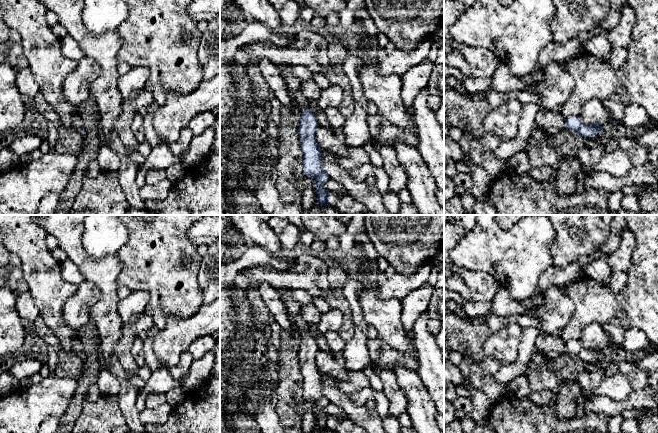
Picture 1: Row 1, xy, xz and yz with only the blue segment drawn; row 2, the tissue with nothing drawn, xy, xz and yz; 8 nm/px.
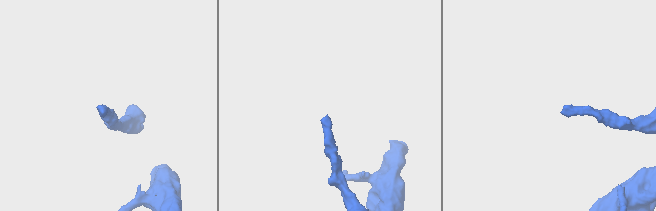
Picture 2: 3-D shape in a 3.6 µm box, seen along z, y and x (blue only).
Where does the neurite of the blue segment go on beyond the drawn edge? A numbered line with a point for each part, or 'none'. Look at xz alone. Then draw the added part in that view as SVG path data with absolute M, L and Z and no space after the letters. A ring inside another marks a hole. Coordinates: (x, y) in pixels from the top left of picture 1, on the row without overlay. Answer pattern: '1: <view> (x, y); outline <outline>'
1: xz (300, 323); outline M301 313L298 314L295 318L295 324L298 327L301 335L305 335L308 333L308 325L307 323L303 320Z

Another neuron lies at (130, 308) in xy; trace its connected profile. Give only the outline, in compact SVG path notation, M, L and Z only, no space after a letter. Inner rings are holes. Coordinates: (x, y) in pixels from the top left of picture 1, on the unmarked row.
M144 290L131 293L118 303L117 309L123 324L134 323L142 314L149 302L149 294Z

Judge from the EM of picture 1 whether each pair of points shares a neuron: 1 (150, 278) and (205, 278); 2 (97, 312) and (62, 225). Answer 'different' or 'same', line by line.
1: different
2: same

